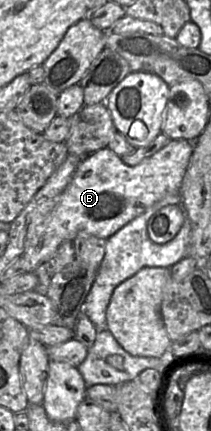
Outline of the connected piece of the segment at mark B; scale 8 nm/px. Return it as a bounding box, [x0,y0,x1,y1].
[20,140,193,273]

